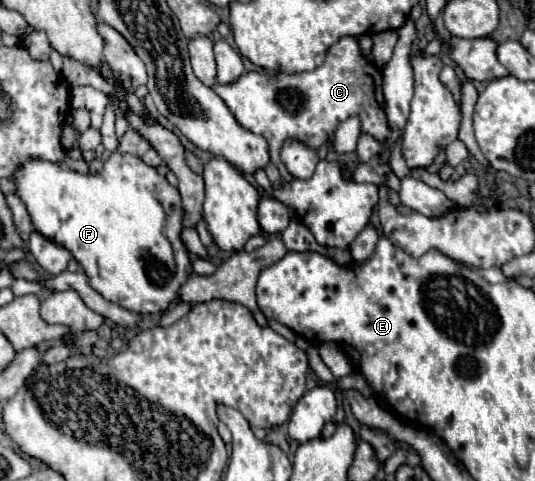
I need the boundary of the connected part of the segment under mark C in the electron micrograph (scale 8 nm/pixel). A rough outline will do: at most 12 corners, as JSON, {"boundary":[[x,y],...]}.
{"boundary":[[357,38],[311,72],[213,84],[245,130],[319,150],[353,114],[385,138],[382,71]]}

